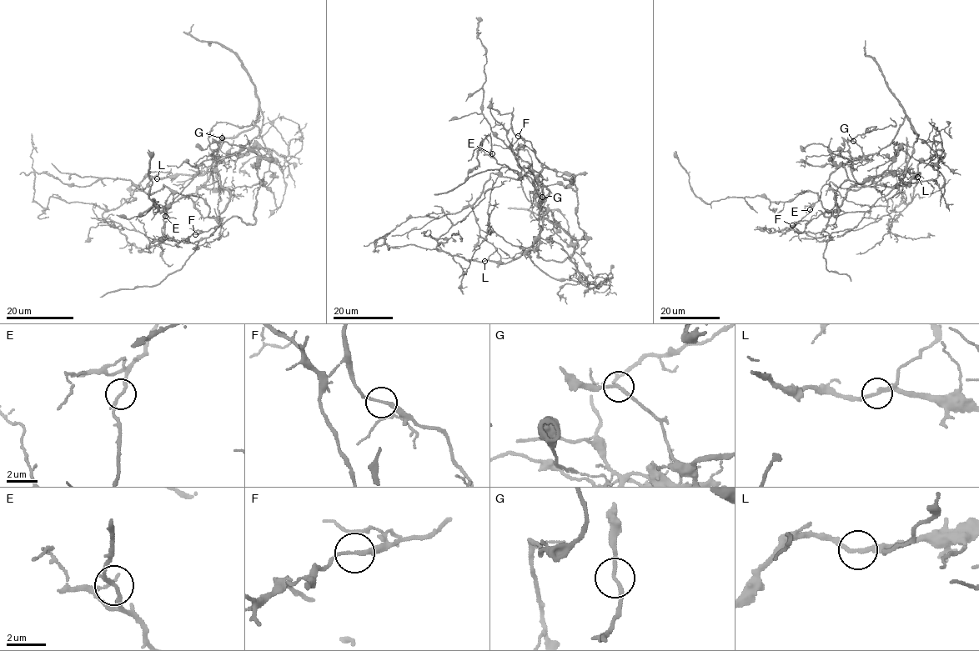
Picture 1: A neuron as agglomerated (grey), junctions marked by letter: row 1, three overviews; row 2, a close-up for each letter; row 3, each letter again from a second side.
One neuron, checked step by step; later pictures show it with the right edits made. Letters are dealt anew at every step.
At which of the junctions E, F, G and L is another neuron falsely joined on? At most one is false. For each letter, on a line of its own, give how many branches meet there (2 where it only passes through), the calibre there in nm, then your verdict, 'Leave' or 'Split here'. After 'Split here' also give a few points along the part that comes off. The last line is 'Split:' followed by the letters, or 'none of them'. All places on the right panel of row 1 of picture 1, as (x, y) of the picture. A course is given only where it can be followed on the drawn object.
E: Branches: 2. Thickness 190 nm. Leave
F: Branches: 2. Thickness 180 nm. Split here. Course of the part to remove: (791, 225), (867, 211), (884, 197), (916, 141), (906, 115), (889, 145), (834, 171), (791, 227), (834, 240)
G: Branches: 2. Thickness 180 nm. Leave
L: Branches: 2. Thickness 200 nm. Leave
Split: F

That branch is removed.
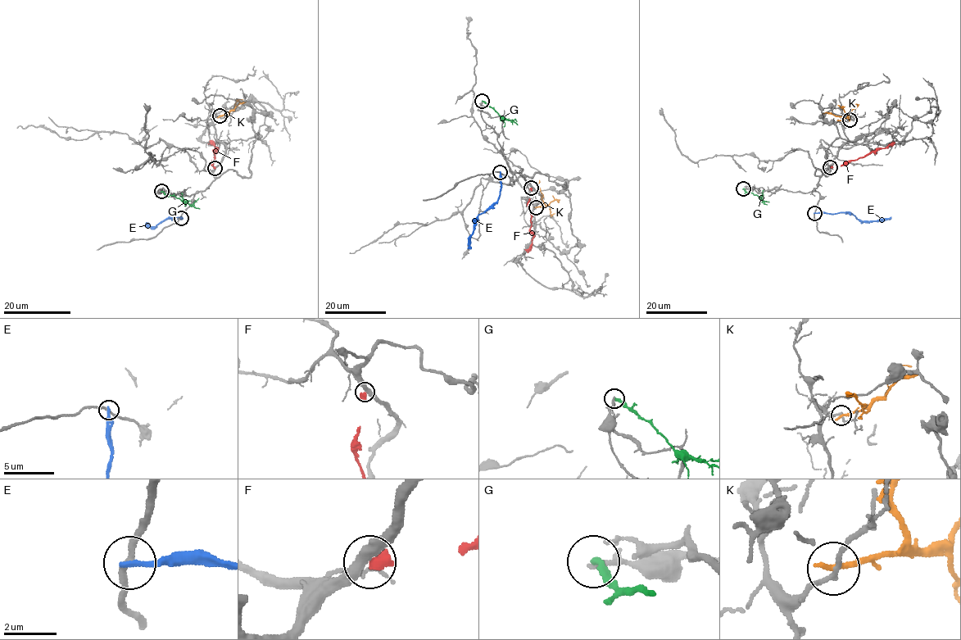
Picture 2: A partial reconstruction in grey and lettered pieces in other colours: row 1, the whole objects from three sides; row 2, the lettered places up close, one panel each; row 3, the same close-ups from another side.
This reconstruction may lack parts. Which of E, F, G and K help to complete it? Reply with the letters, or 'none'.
none

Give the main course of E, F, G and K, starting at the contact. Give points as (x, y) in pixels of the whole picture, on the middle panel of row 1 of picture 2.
E: (500, 172), (500, 197), (478, 215), (468, 248)
F: (531, 188), (528, 204), (533, 238), (527, 252)
G: (482, 101), (501, 116), (517, 124)
K: (536, 207), (543, 205), (539, 180)

